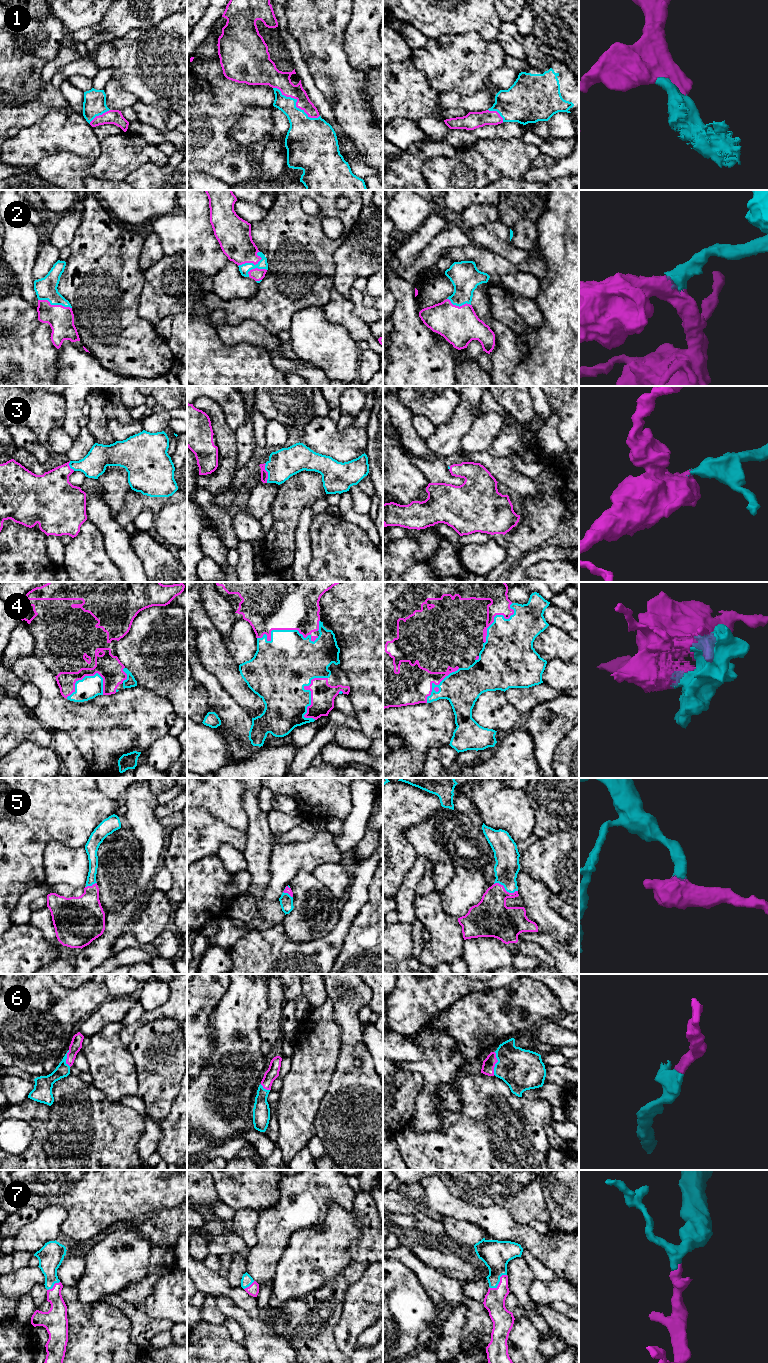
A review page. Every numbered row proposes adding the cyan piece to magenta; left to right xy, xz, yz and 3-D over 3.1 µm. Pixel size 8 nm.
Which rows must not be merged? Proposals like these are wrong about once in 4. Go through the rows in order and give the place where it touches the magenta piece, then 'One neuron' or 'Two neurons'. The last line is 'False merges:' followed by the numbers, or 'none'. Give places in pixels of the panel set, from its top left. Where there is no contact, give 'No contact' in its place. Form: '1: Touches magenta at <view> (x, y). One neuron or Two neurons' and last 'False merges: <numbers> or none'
1: Touches magenta at xz (296, 103). One neuron
2: Touches magenta at xy (55, 305). One neuron
3: Touches magenta at xz (267, 473). One neuron
4: Touches magenta at xz (283, 629). One neuron
5: Touches magenta at yz (504, 889). One neuron
6: Touches magenta at yz (496, 1062). One neuron
7: Touches magenta at yz (499, 1282). One neuron
False merges: none

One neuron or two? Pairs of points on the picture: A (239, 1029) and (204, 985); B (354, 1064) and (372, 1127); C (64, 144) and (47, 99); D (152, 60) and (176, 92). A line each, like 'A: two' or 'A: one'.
A: two
B: one
C: two
D: one

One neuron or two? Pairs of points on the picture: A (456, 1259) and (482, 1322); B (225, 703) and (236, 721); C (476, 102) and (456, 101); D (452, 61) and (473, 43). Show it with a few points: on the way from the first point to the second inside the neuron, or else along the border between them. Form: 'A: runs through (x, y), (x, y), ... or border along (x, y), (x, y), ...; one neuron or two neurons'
A: border along (437, 1271), (459, 1281); two neurons
B: runs through (225, 707), (233, 717); one neuron
C: runs through (471, 102), (461, 101); one neuron
D: runs through (458, 55), (462, 49), (467, 47); one neuron

